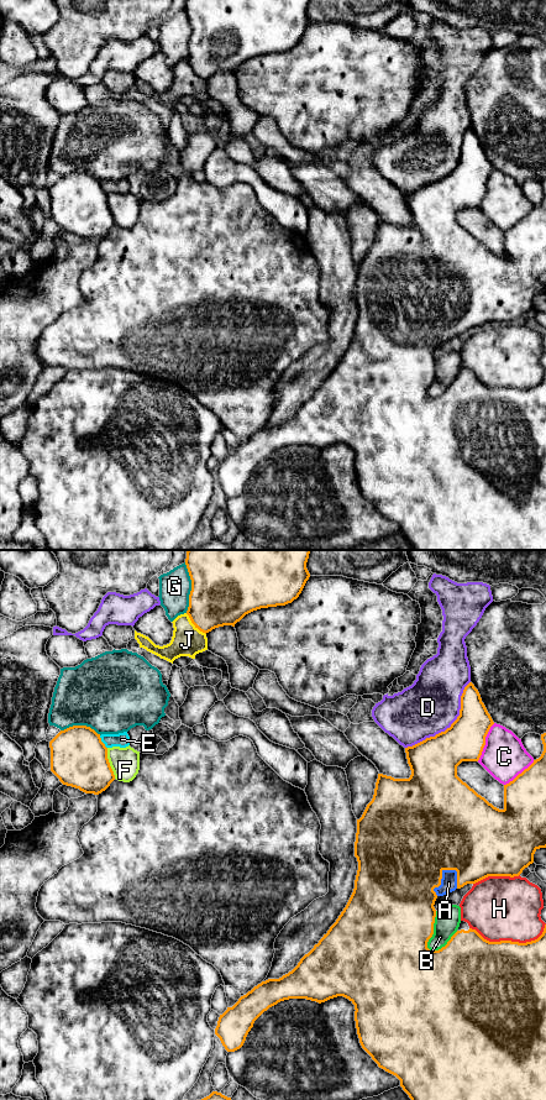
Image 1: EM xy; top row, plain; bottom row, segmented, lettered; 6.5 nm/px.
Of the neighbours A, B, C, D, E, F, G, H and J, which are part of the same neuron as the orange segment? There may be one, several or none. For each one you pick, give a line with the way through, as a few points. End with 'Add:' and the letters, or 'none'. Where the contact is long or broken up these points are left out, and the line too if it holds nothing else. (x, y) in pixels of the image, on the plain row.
A: way xy (405, 310), (430, 313), (441, 324), (449, 329)
Add: A

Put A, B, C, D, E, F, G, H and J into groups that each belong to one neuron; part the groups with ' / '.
A / B / C / D / E / F / G / H / J

